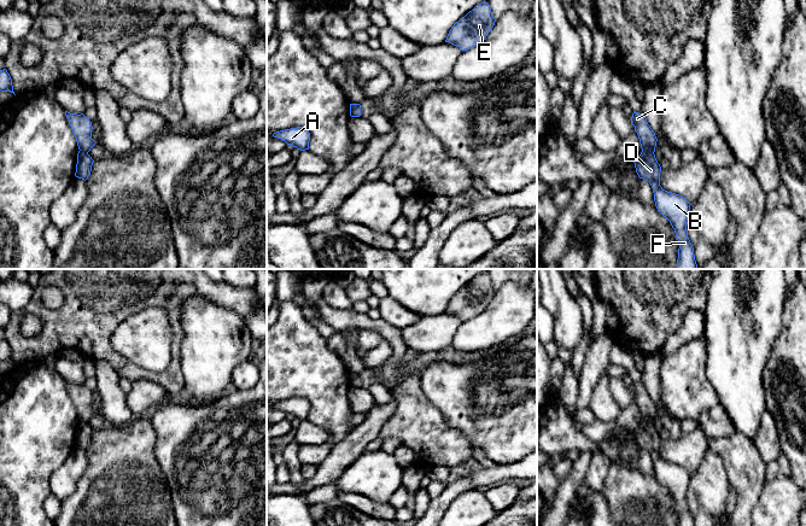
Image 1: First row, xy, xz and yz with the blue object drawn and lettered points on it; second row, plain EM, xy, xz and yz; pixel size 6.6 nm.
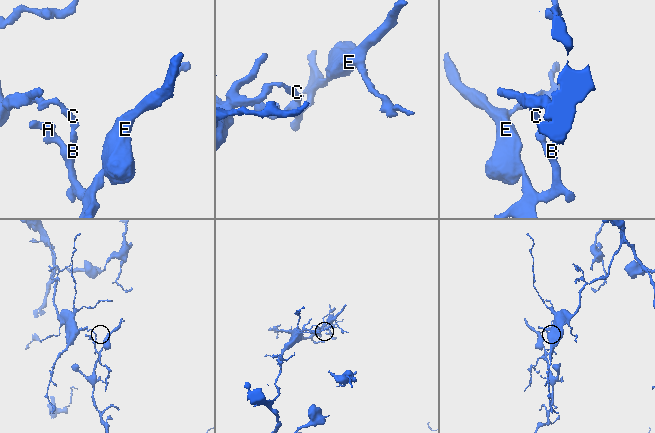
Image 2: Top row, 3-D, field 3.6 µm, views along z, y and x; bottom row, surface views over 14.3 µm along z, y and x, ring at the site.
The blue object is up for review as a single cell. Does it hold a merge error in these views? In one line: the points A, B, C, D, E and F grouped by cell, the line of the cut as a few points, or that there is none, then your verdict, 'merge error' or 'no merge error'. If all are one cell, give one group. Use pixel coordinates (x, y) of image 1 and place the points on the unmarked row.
A B D E F / C; cut in yz along (642, 420), (653, 424); merge error

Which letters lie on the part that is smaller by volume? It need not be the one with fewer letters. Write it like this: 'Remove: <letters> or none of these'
Remove: A, B, D, E, F

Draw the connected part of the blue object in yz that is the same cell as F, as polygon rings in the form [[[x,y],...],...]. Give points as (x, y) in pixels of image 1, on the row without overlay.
[[[642,421],[633,433],[638,448],[650,454],[658,481],[670,491],[674,499],[679,515],[678,526],[695,526],[687,501],[691,474],[684,467],[667,462],[660,456],[661,437],[654,423]]]

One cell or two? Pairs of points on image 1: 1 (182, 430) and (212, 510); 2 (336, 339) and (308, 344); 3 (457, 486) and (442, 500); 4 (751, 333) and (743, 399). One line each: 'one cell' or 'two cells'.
1: one cell
2: two cells
3: one cell
4: one cell

